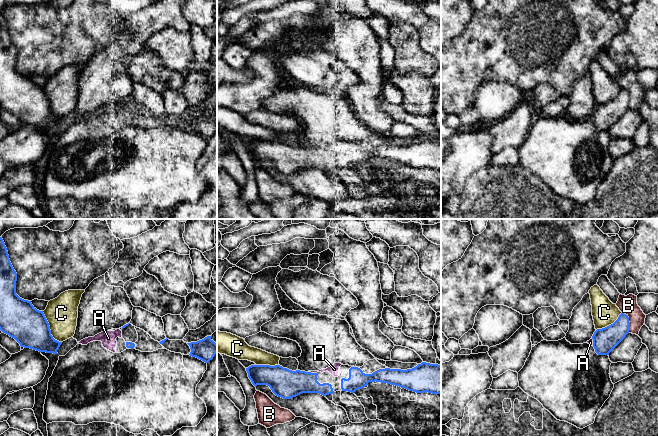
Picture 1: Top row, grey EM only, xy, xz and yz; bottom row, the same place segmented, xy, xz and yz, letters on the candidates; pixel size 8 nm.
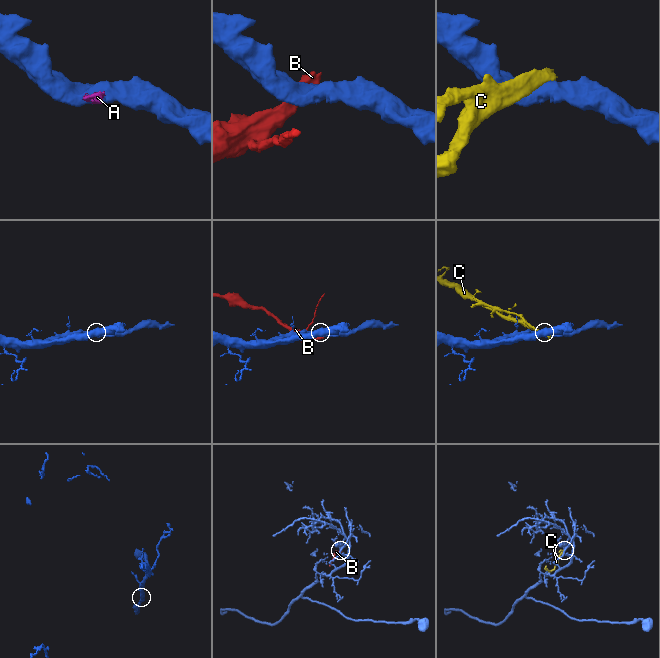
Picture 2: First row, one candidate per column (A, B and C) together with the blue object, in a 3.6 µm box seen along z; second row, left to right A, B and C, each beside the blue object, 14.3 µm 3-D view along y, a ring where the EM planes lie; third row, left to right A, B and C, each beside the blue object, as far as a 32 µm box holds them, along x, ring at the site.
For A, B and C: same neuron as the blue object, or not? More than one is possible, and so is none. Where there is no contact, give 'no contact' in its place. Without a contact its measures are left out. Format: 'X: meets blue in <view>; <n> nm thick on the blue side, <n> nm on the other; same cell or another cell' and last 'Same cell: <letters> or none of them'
A: meets blue in xz; 240 nm thick on the blue side, 80 nm on the other; same cell
B: meets blue in yz; 190 nm thick on the blue side, 150 nm on the other; another cell
C: meets blue in xy; 300 nm thick on the blue side, 260 nm on the other; another cell
Same cell: A

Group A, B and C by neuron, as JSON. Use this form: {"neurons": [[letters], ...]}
{"neurons": [["A"], ["B"], ["C"]]}

